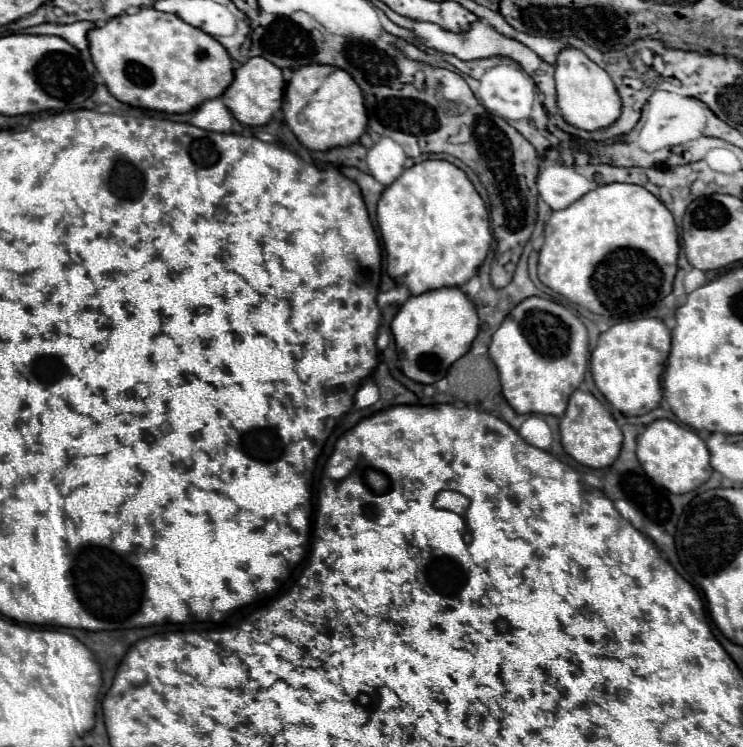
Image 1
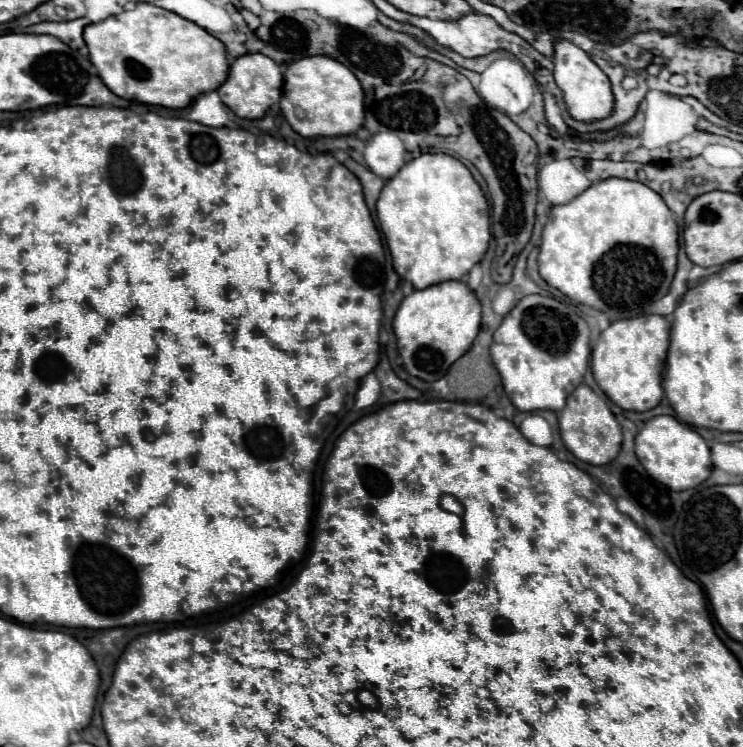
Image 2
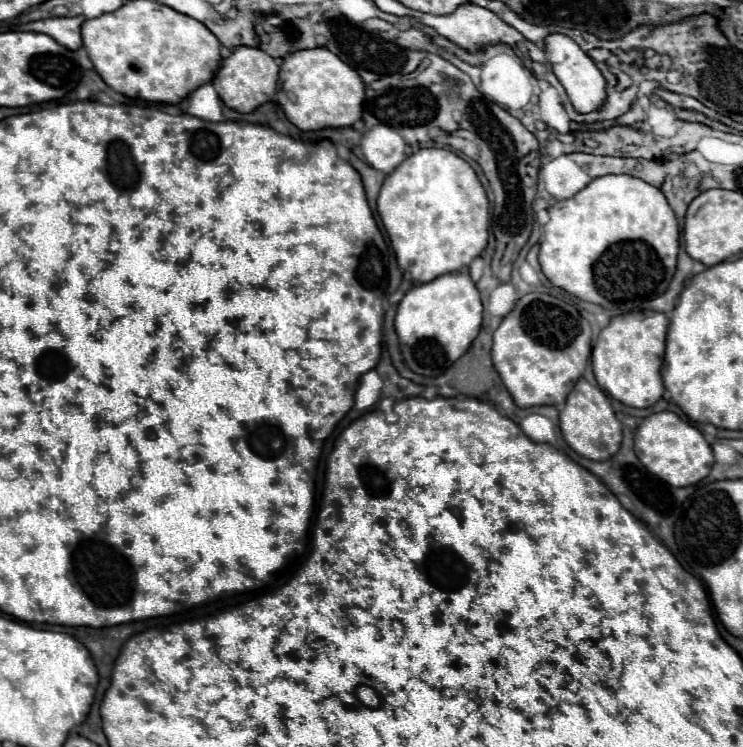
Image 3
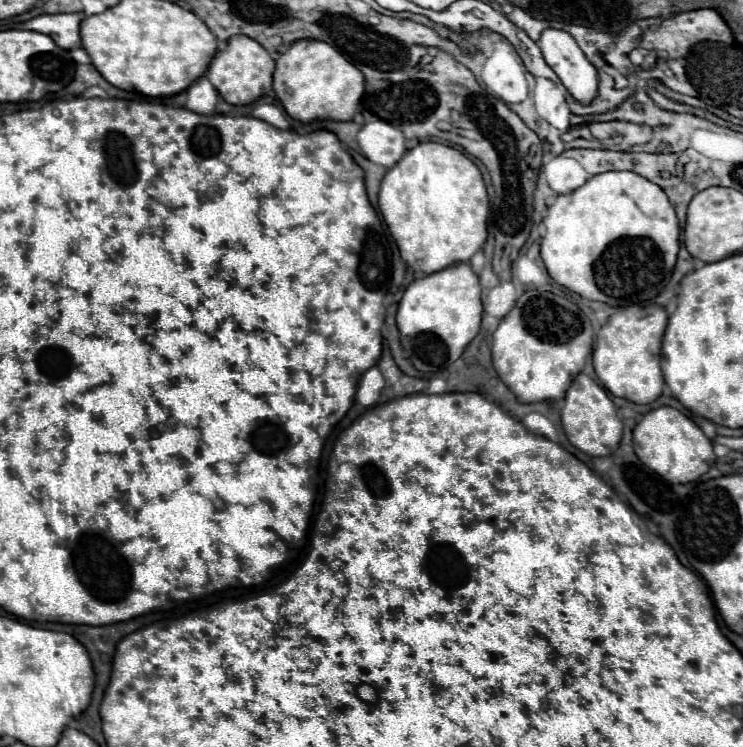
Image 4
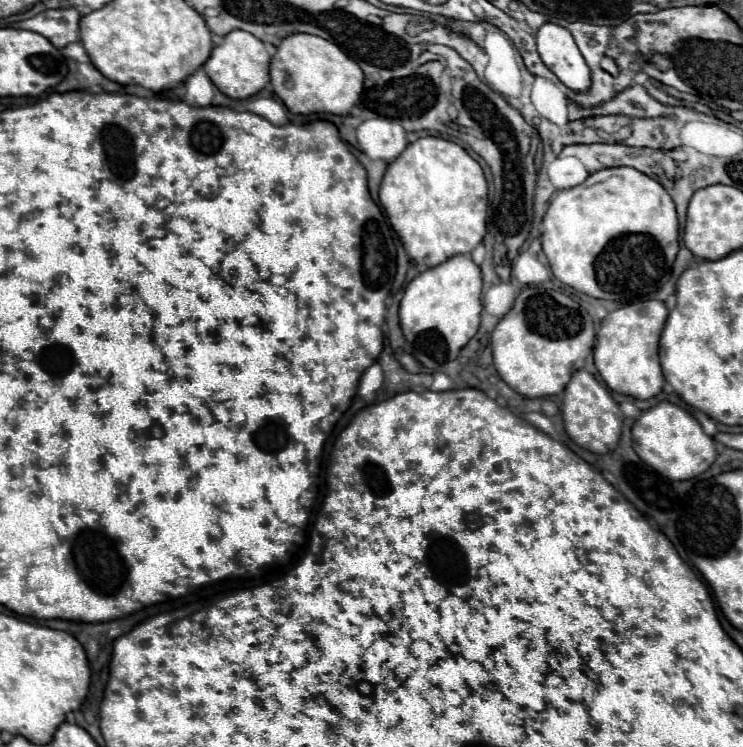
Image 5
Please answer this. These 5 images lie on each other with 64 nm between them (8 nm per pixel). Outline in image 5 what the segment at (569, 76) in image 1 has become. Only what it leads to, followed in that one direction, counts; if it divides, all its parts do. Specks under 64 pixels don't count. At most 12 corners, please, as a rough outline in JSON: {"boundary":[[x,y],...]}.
{"boundary":[[546,22],[536,32],[542,62],[576,92],[590,88],[572,34]]}

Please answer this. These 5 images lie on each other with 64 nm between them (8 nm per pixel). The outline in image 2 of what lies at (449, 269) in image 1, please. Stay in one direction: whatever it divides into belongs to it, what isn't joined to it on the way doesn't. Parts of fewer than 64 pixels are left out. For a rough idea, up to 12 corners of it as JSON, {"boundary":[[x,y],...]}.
{"boundary":[[426,152],[376,214],[414,288],[466,276],[490,242],[484,192]]}

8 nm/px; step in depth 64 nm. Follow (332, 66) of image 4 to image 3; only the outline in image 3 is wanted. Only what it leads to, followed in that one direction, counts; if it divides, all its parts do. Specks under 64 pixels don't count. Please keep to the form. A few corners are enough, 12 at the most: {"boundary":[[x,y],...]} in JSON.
{"boundary":[[328,48],[282,58],[276,102],[300,130],[352,126],[360,74]]}

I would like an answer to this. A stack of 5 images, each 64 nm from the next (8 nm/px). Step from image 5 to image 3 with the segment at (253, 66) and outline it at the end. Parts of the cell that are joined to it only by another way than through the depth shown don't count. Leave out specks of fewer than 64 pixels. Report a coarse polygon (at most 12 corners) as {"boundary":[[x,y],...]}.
{"boundary":[[234,46],[212,84],[222,102],[252,112],[274,100],[278,62]]}

